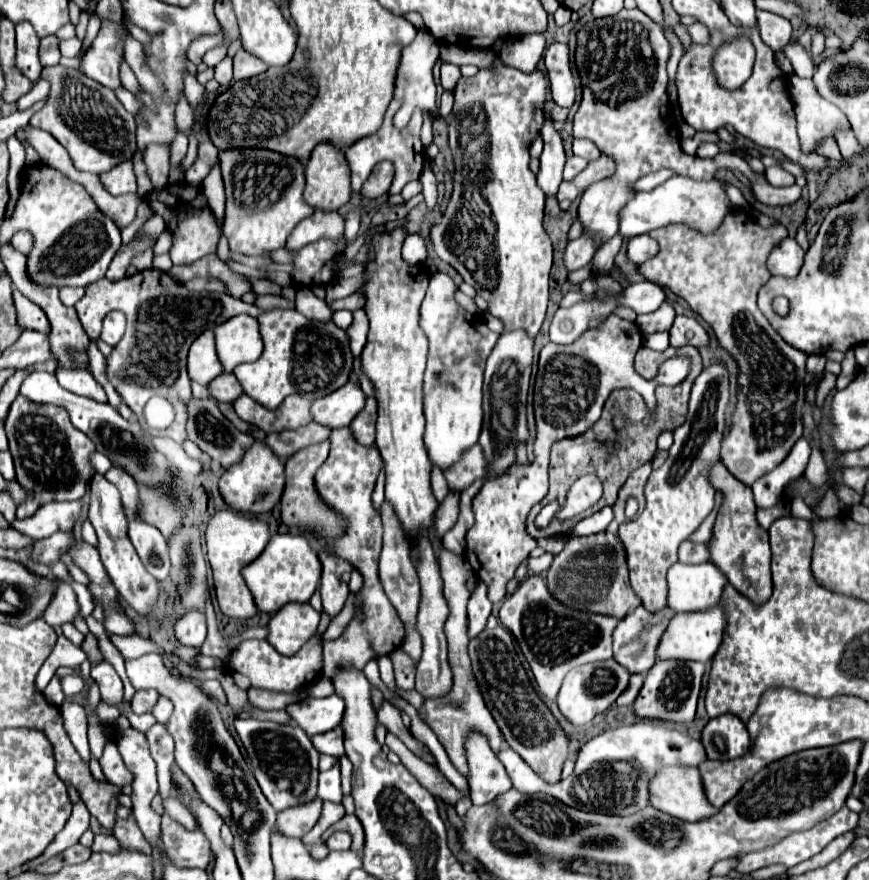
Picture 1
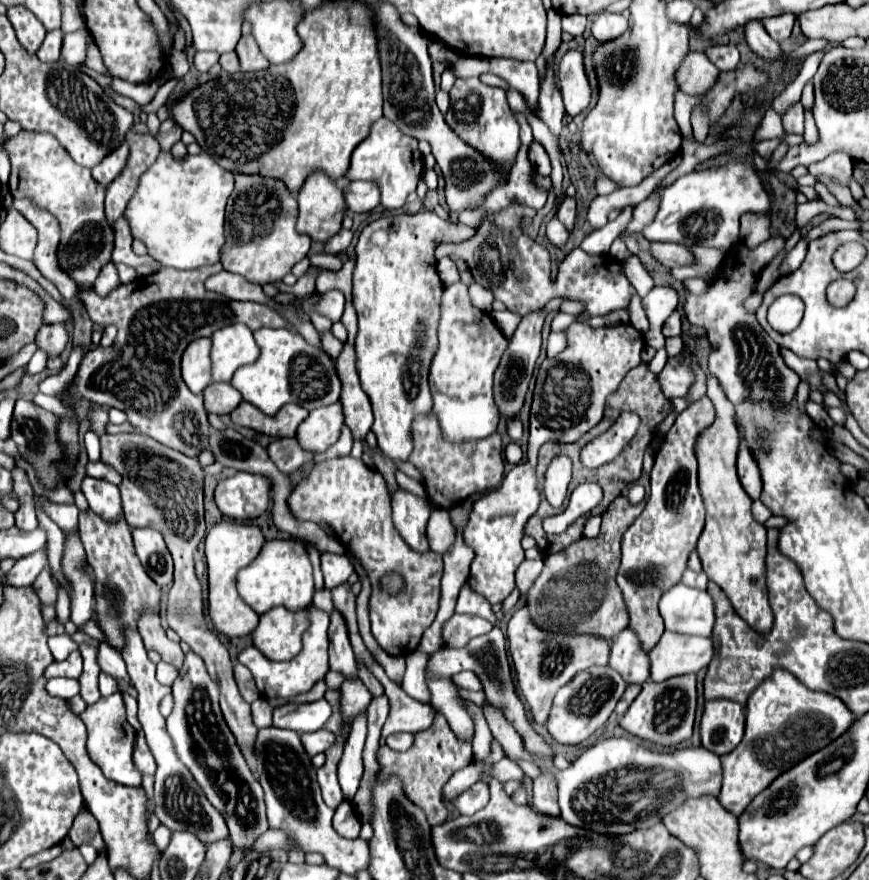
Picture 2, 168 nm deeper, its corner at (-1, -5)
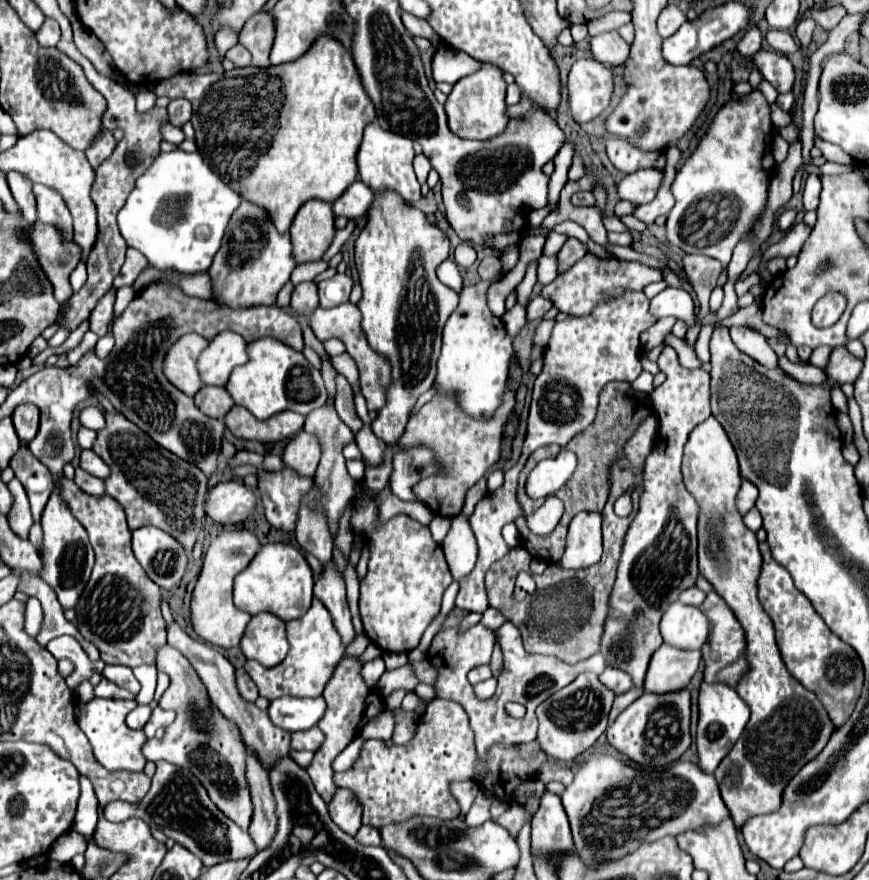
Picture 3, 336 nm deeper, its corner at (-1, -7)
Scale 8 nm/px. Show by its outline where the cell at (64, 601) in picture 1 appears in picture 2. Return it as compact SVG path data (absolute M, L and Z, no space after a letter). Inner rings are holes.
M43 569L39 573L39 577L35 579L33 587L35 587L35 593L39 595L43 605L55 607L55 603L57 603L57 583L55 583L55 579L51 577L51 573L47 569Z

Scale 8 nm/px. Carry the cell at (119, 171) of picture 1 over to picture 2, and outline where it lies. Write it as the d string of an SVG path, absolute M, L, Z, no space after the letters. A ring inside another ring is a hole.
M21 131L17 137L5 143L5 149L11 157L9 189L13 185L13 197L29 197L37 209L49 211L61 225L61 241L57 247L59 267L77 285L95 283L101 269L111 261L113 253L113 229L103 213L103 187L109 187L109 183L113 183L113 179L117 179L117 175L121 175L125 169L129 157L127 143L109 153L97 167L93 167L93 171L73 163L69 153L49 133ZM91 173L103 187L91 177Z

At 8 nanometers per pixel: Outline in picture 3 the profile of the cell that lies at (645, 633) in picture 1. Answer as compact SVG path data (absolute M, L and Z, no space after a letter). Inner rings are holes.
M607 667L607 669L599 675L599 681L601 681L605 687L613 689L615 695L621 695L621 693L625 693L625 691L629 691L629 689L633 687L633 681L631 681L631 677L629 677L627 673L623 673L623 671L619 671L619 669L611 669L611 667Z

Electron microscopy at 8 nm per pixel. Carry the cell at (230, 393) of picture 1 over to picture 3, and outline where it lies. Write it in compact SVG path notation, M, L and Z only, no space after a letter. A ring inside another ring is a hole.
M205 385L197 391L197 395L193 399L195 399L197 409L201 409L201 413L215 417L215 419L223 419L229 413L229 409L235 405L225 387L207 387Z

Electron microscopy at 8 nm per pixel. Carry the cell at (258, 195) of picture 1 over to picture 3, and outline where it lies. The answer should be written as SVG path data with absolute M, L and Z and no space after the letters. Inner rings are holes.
M241 201L239 209L229 221L223 245L209 269L213 281L213 301L231 305L231 309L247 309L249 305L273 305L277 293L289 281L293 269L295 261L291 257L289 233L281 235L261 207L249 201Z

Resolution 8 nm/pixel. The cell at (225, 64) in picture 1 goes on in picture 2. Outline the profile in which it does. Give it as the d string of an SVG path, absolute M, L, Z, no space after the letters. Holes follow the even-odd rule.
M223 53L221 57L219 57L219 63L221 63L221 67L223 67L223 71L225 73L235 73L237 69L239 69L239 59L237 59L237 53Z

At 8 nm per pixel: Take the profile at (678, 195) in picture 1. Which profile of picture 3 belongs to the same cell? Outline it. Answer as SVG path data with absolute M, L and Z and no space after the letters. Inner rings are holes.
M751 91L739 99L731 99L717 111L709 129L697 143L691 157L677 171L677 177L671 185L671 191L675 195L675 207L671 209L667 219L667 239L671 245L681 247L685 253L719 259L723 267L729 265L733 247L737 245L737 241L741 241L747 229L753 227L753 223L765 209L767 187L769 187L765 155L769 151L769 171L771 171L775 163L771 155L773 137L775 137L775 127L771 123L771 107L759 91Z

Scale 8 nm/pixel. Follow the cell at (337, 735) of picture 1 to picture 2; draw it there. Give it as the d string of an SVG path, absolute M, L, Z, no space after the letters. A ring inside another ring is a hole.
M321 729L317 733L309 733L309 735L301 735L301 741L305 745L305 751L313 757L317 753L325 753L333 743L335 743L335 735L327 729Z

